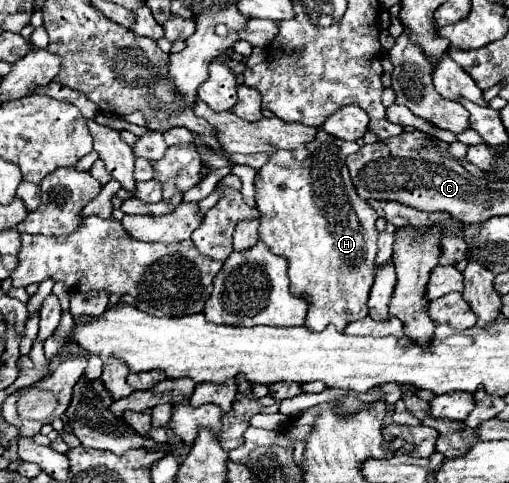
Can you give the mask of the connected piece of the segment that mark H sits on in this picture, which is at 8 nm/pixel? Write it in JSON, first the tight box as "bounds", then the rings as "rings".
{"bounds":[255,128,379,332],"rings":[[[317,128],[315,140],[307,146],[309,158],[305,162],[295,160],[291,150],[271,150],[267,164],[255,178],[255,202],[261,212],[259,238],[271,248],[271,252],[287,258],[293,294],[311,296],[305,326],[315,332],[321,332],[329,324],[343,330],[345,324],[367,316],[367,298],[375,280],[379,232],[375,228],[377,212],[367,202],[359,200],[347,172],[345,158],[357,150],[357,142],[343,142],[327,134],[323,128]]]}

